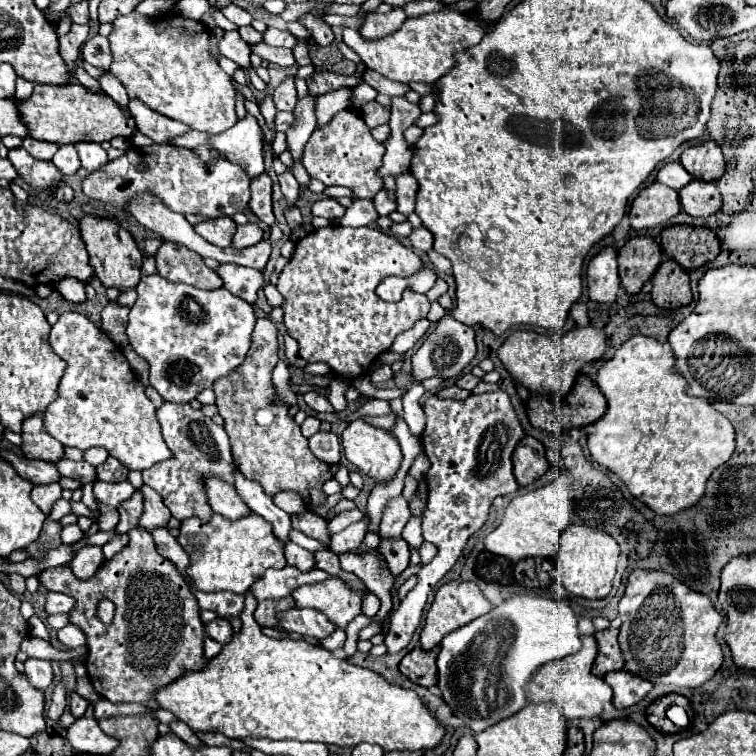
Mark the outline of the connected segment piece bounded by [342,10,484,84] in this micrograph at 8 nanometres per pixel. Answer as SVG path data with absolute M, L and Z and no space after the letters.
M436 12L420 18L408 18L398 32L384 40L364 40L358 30L342 26L344 42L364 60L366 68L384 74L392 82L410 84L424 82L434 84L440 76L444 76L454 66L454 52L466 50L468 46L482 40L484 30L460 12Z

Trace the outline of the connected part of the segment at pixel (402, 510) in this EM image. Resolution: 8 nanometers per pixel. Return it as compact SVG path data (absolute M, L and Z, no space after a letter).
M400 496L396 500L392 500L388 504L388 508L382 514L382 522L380 522L380 536L384 540L400 540L402 538L402 530L406 526L406 522L410 520L412 512L408 508L408 502Z

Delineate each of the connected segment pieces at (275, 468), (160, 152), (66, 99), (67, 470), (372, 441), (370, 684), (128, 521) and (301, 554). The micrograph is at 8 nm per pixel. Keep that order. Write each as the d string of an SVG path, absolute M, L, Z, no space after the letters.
M258 318L254 332L252 332L252 346L244 358L244 362L228 376L218 378L212 384L212 390L216 394L216 406L220 416L224 418L224 428L230 436L230 446L232 446L232 456L240 468L240 472L248 478L258 482L264 492L268 492L270 496L278 494L278 492L288 492L294 490L302 496L302 500L306 502L308 510L316 510L316 506L320 506L326 500L326 494L322 492L322 486L326 480L332 478L330 472L330 464L318 460L310 448L308 448L308 440L302 436L300 426L294 422L294 418L288 414L288 406L284 402L280 402L280 398L276 396L274 384L272 384L272 368L278 362L278 340L276 340L276 324L270 318Z
M152 144L144 148L128 148L124 156L110 160L100 170L92 172L82 182L82 192L88 198L94 198L102 204L108 204L116 210L130 212L130 200L136 194L150 192L178 214L200 214L206 218L234 216L248 206L250 200L250 180L240 166L216 158L210 166L204 166L200 158L194 156L194 150L180 148L172 144Z
M70 82L64 86L34 86L32 96L18 104L20 116L30 128L30 136L36 140L74 144L74 142L106 142L116 136L134 136L136 120L108 94L92 92L82 84Z
M62 458L60 462L56 462L56 468L60 472L60 476L68 476L68 478L74 478L78 480L82 486L84 484L90 484L90 482L96 482L96 468L84 460L80 462L72 462L68 458Z
M364 418L350 422L348 428L342 432L342 448L344 448L348 462L354 464L360 472L366 472L376 482L390 480L396 474L396 470L400 468L400 462L402 462L400 444L394 438L394 434L390 430L368 424Z
M248 592L244 594L246 598L246 608L244 608L244 614L242 614L242 628L240 632L236 632L232 636L232 642L224 644L222 646L222 652L218 656L214 656L212 660L206 662L206 666L202 670L196 670L196 672L184 672L180 678L176 678L176 682L170 682L168 686L162 686L162 690L156 690L152 696L154 700L158 702L160 708L164 710L170 710L180 722L188 724L192 728L192 732L220 732L228 738L272 738L272 740L300 740L300 742L324 742L324 744L336 744L336 746L356 746L360 742L370 742L370 744L378 744L382 746L386 752L388 750L428 750L428 748L434 748L442 736L444 736L444 728L436 722L436 718L428 712L428 708L422 704L422 700L418 698L416 692L412 690L404 690L400 686L394 686L394 684L388 684L382 676L374 674L372 670L366 670L366 668L360 668L360 666L354 666L346 660L340 660L340 658L334 658L328 650L320 648L320 646L314 646L314 644L308 644L306 640L274 640L274 638L268 638L262 634L262 628L258 626L258 622L254 620L254 608L256 608L256 600L254 596Z
M140 490L134 492L134 496L128 500L128 502L122 502L122 506L118 508L120 512L120 522L116 526L116 536L122 536L122 534L128 534L128 530L136 528L138 522L140 522L140 514L142 514L142 508L144 508L144 498L140 494Z
M286 546L284 556L286 556L288 566L296 566L300 572L310 572L316 566L314 554L300 548L300 546Z

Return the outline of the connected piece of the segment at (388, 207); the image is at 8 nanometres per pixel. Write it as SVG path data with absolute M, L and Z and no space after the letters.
M380 190L380 192L372 198L372 202L374 202L374 208L376 208L378 216L388 216L392 210L396 210L396 202L388 196L386 190Z

